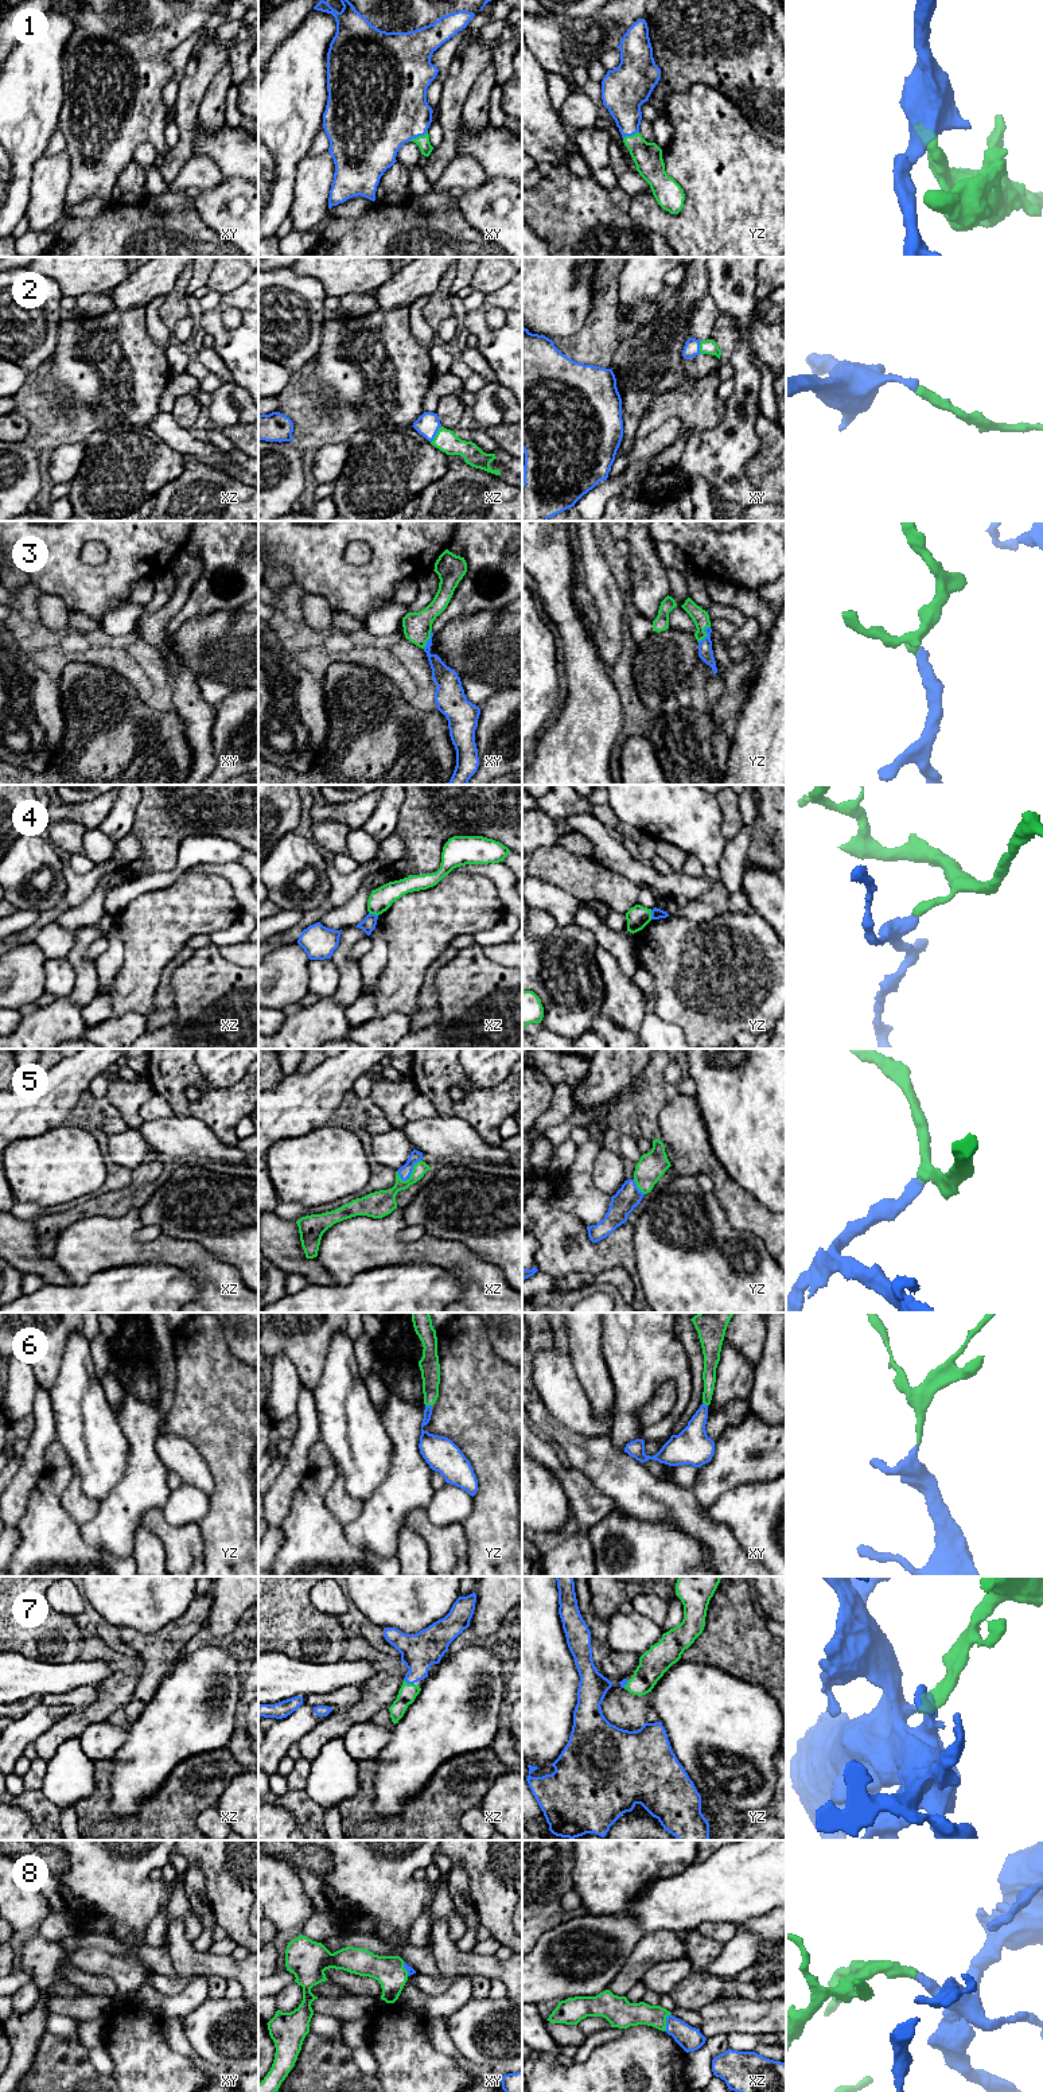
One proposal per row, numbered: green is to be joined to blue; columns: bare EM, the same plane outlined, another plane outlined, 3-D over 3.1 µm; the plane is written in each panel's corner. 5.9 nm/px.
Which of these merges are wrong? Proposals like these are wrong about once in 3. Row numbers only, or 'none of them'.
4

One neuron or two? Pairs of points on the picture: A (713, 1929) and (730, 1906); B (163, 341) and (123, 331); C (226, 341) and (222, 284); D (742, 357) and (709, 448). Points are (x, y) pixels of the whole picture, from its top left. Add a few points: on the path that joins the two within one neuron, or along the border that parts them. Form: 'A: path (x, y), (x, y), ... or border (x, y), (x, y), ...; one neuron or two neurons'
A: border (696, 1927), (703, 1923), (732, 1923), (738, 1928); two neurons
B: border (146, 307), (147, 333), (164, 349); two neurons
C: border (244, 282), (222, 295); two neurons
D: path (742, 380), (742, 395), (727, 426); one neuron

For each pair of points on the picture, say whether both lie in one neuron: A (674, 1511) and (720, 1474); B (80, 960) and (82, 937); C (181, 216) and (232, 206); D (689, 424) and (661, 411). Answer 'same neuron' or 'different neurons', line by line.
A: different neurons
B: same neuron
C: different neurons
D: same neuron

